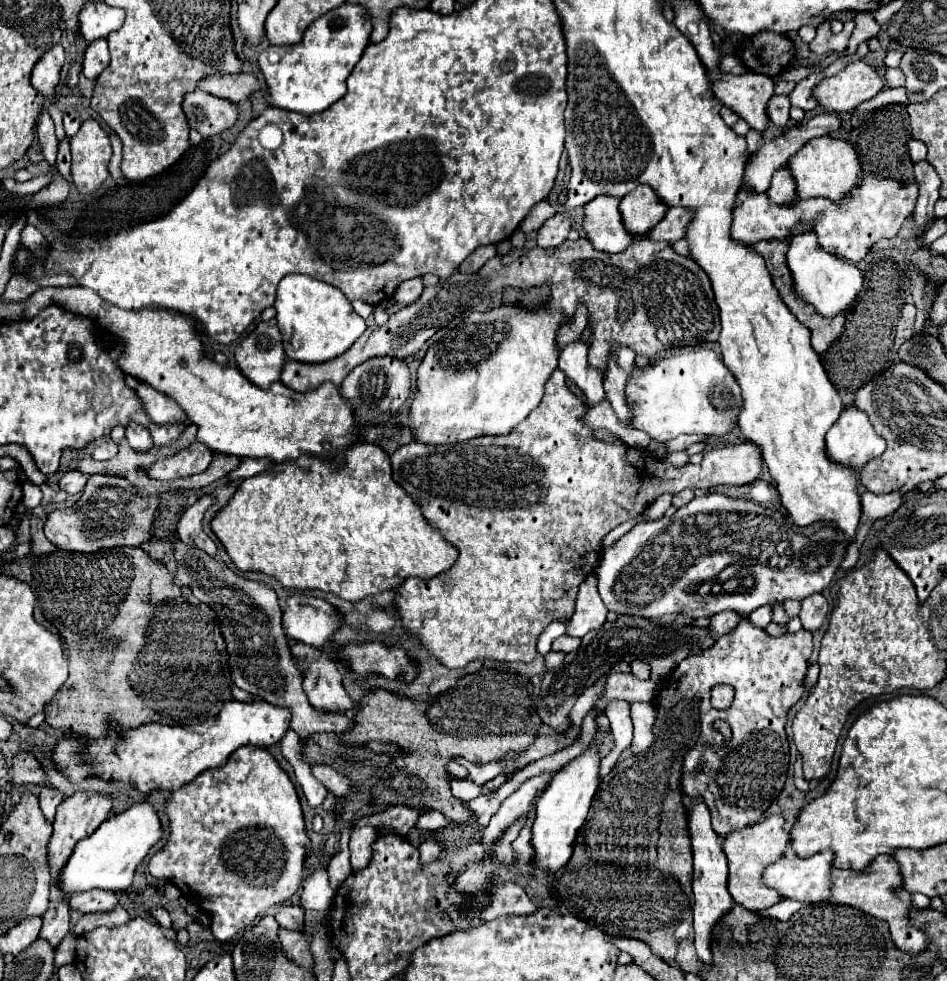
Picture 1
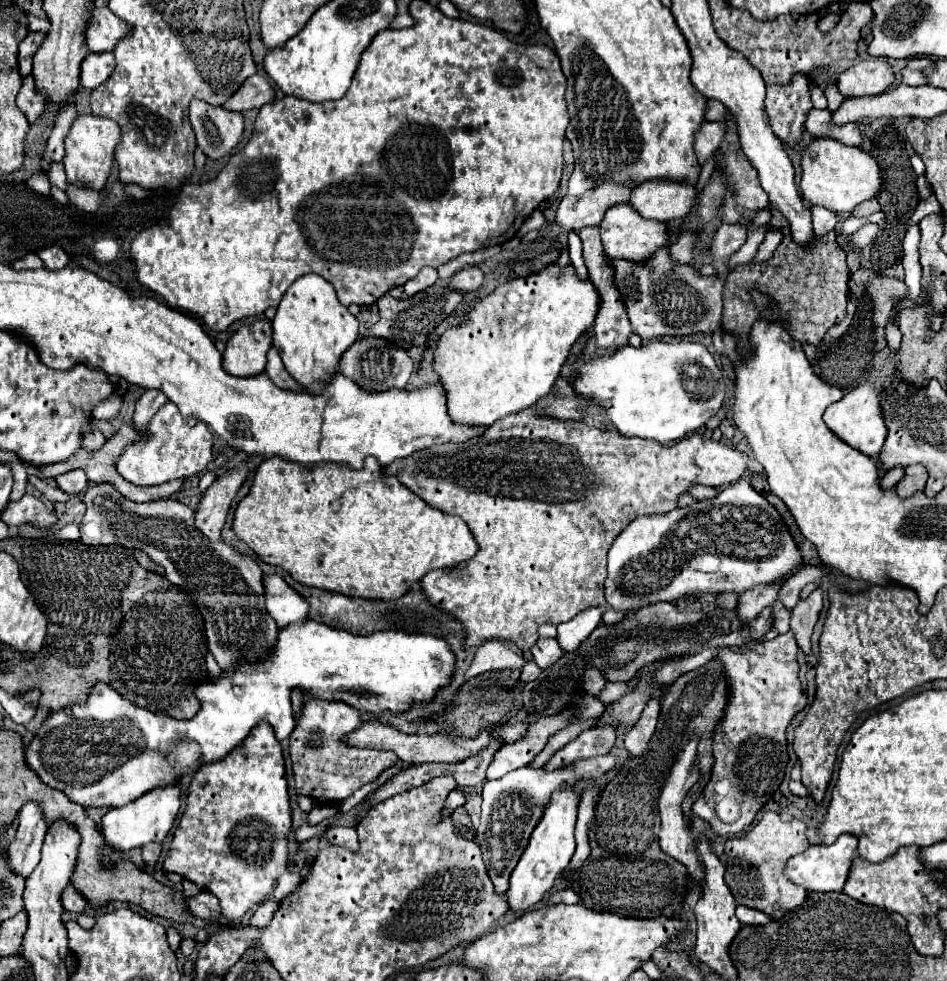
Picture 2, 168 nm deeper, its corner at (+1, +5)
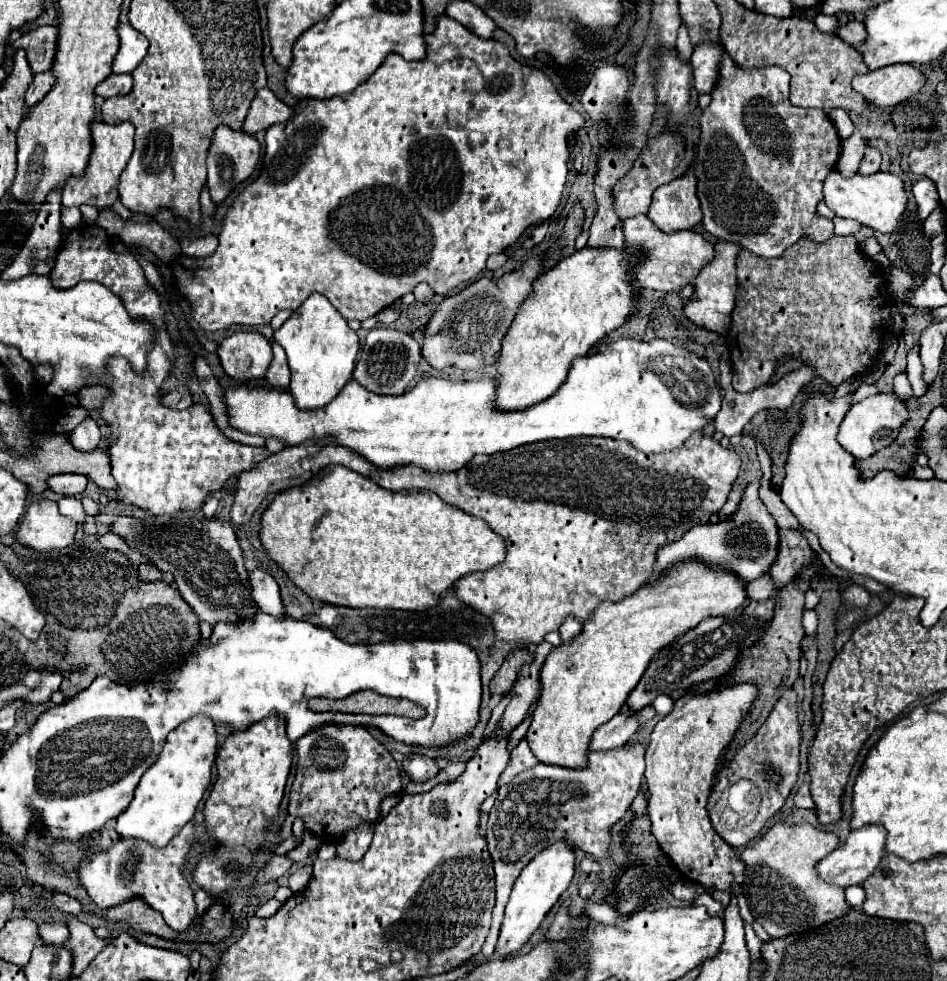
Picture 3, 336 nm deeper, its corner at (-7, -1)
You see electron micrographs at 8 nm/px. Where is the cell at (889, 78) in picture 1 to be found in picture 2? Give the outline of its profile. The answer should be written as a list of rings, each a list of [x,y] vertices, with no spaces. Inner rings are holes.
[[[902,69],[902,81],[908,85],[926,85],[928,77],[922,71],[912,71],[912,69]]]

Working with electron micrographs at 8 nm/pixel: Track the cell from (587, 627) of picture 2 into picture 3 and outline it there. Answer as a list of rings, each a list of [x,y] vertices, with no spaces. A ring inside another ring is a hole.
[[[566,617],[566,621],[564,621],[562,627],[560,627],[560,637],[562,637],[564,643],[568,643],[568,641],[576,639],[576,637],[580,635],[580,631],[582,631],[582,623],[578,623],[578,621],[572,619],[572,617]]]

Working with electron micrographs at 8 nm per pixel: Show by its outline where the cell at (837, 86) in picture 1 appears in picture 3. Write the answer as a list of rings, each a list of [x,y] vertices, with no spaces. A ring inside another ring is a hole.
[[[912,65],[884,67],[882,71],[868,71],[852,79],[852,89],[876,107],[894,107],[900,101],[916,95],[924,85],[924,75]]]

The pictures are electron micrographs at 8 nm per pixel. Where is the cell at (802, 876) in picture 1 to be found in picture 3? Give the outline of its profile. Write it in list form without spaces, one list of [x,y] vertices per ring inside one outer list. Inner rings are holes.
[[[870,825],[870,827],[862,827],[858,831],[852,831],[848,835],[848,839],[838,845],[830,855],[826,855],[822,861],[818,861],[818,877],[824,883],[834,883],[842,889],[850,887],[850,885],[862,885],[862,881],[866,877],[872,875],[872,871],[878,867],[882,855],[884,855],[884,843],[886,843],[886,831],[880,825]]]

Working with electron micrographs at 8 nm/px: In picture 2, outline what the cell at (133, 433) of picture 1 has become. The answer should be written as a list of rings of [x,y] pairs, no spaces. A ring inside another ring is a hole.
[[[146,391],[146,393],[140,397],[140,401],[138,401],[138,405],[136,405],[136,411],[134,411],[134,417],[132,417],[136,429],[144,429],[144,427],[148,425],[148,421],[152,419],[152,415],[154,415],[166,401],[168,401],[168,397],[166,397],[162,391]]]

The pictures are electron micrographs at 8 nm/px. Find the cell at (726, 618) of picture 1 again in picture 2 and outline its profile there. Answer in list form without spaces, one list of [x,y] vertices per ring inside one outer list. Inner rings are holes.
[[[782,581],[770,583],[770,585],[756,585],[752,589],[748,589],[746,593],[740,595],[738,601],[738,615],[746,621],[756,619],[756,615],[764,609],[774,605],[774,601],[778,599],[778,591],[782,587]]]

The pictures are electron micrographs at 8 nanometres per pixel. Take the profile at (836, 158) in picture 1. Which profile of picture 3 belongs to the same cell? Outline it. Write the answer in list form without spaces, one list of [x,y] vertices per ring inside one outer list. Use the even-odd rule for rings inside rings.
[[[834,167],[824,179],[824,201],[838,217],[856,219],[870,229],[890,233],[896,229],[900,215],[906,211],[908,195],[906,195],[904,183],[898,175],[878,171],[872,175],[854,173],[852,177],[842,177],[838,167]]]

